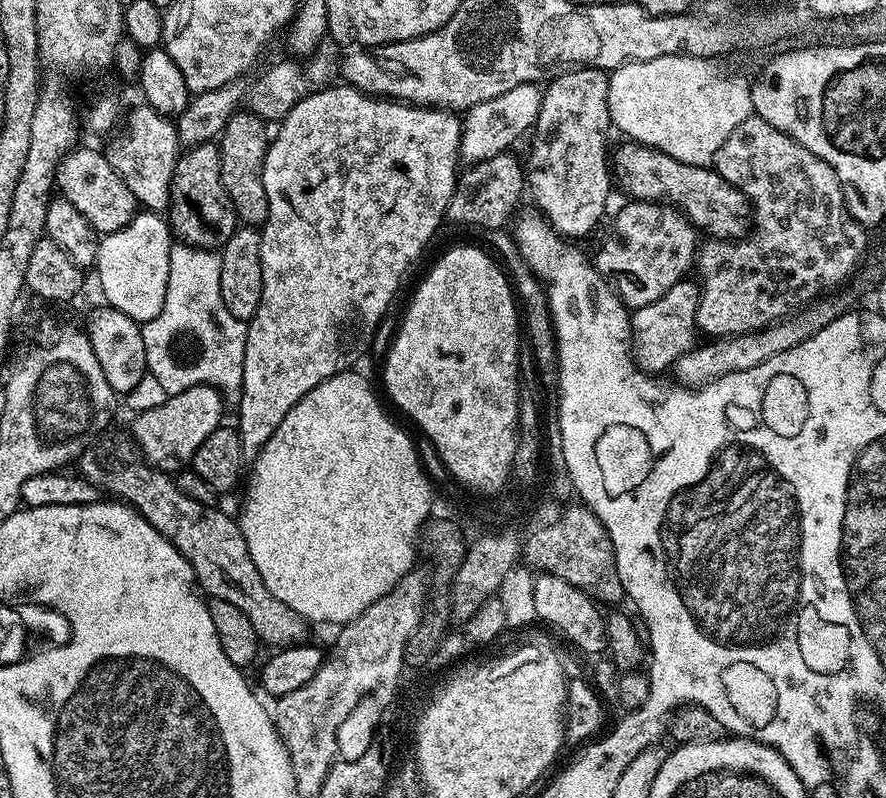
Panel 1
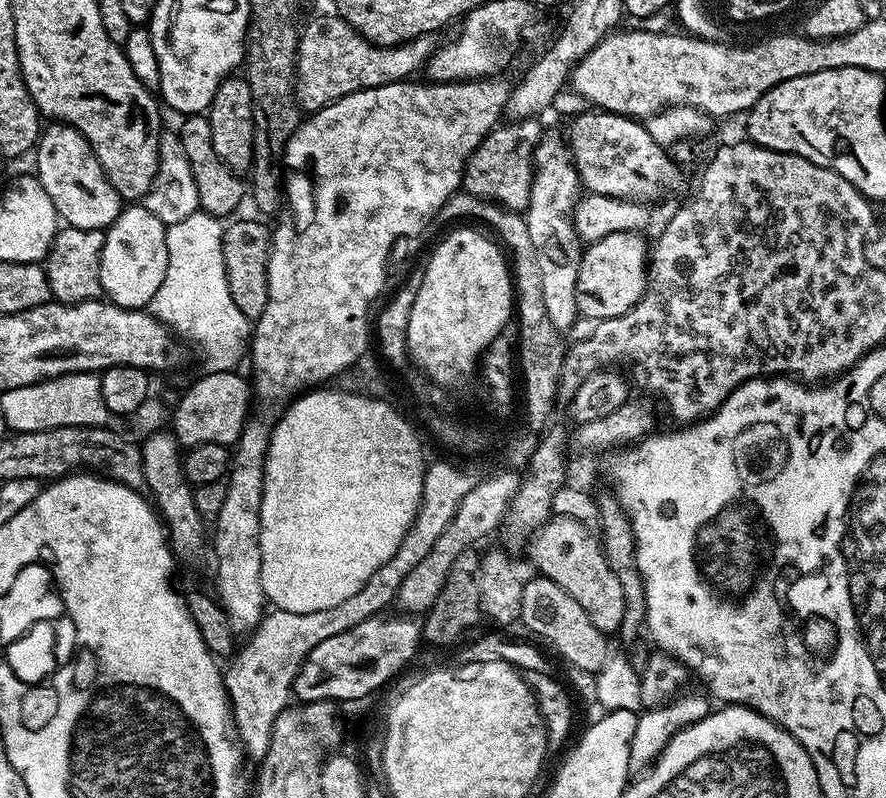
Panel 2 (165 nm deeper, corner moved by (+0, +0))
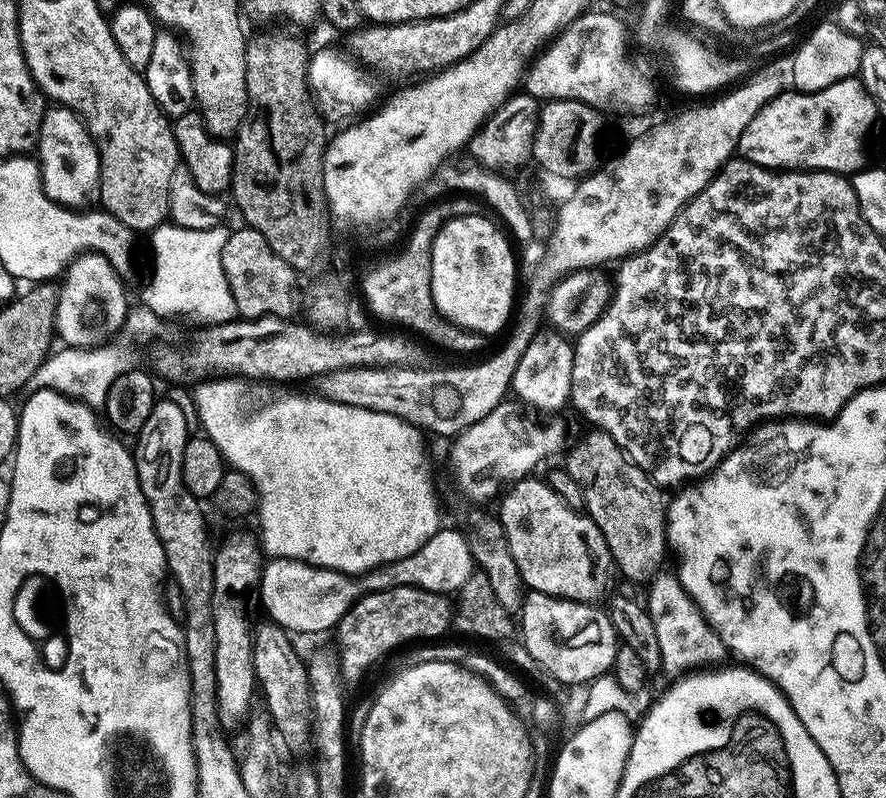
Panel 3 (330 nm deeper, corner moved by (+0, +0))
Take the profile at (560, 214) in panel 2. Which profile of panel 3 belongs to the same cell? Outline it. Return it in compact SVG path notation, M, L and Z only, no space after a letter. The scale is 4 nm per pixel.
M541 330L536 333L530 346L526 346L526 354L518 362L518 370L514 370L511 391L515 399L524 406L529 404L544 412L556 414L563 404L569 403L572 395L572 371L574 370L573 341L565 333L555 330Z

